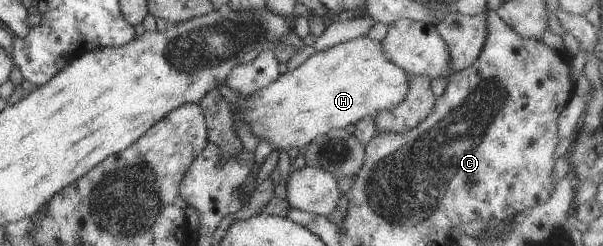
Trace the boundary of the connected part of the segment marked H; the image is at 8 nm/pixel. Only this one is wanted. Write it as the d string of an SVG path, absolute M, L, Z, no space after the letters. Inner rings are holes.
M361 36L338 43L325 51L316 51L295 69L282 73L273 83L250 96L240 96L229 86L219 87L232 111L234 121L248 126L258 139L267 141L271 147L288 151L293 147L309 145L317 136L341 128L352 129L359 120L387 108L393 107L406 97L408 92L408 73L383 55L379 41Z

